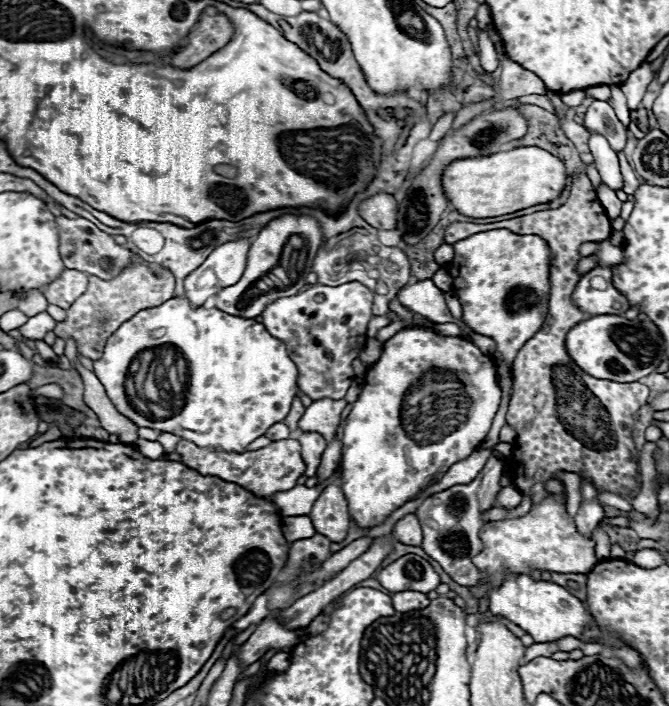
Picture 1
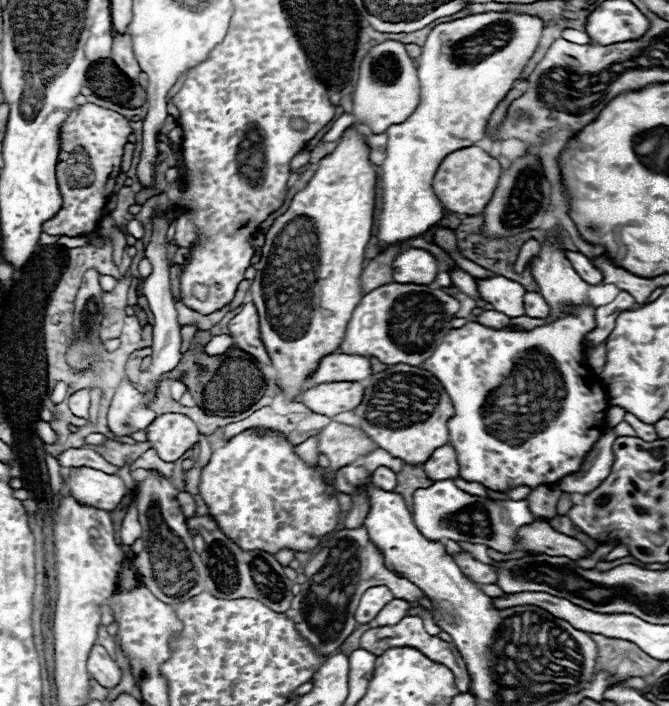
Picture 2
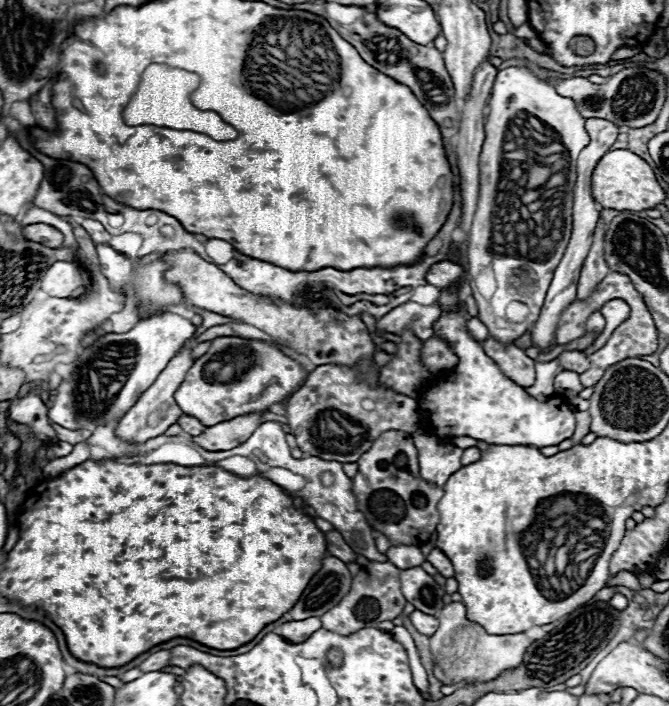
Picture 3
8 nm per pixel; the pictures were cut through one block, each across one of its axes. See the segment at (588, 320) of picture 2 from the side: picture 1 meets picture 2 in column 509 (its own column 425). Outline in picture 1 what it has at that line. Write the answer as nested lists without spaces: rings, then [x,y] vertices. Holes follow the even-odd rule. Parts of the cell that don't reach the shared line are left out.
[[[402,328],[386,340],[380,360],[366,372],[366,384],[354,402],[348,424],[342,432],[342,490],[352,520],[360,528],[382,524],[384,518],[404,506],[418,492],[436,484],[452,464],[468,458],[484,442],[492,418],[498,412],[500,396],[502,392],[496,382],[494,360],[482,354],[466,338],[440,336],[424,328]],[[430,398],[430,404],[422,404]],[[388,436],[394,438],[394,446],[388,446]]]

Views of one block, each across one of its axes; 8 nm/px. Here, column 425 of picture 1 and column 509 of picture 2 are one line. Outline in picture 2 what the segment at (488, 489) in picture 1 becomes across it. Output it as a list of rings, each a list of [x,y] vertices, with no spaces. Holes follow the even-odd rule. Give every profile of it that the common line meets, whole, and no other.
[[[440,480],[428,488],[418,488],[414,492],[412,504],[412,520],[416,528],[420,528],[422,536],[428,540],[456,540],[456,542],[470,542],[470,544],[484,544],[498,552],[512,552],[516,550],[514,534],[520,526],[530,524],[534,516],[528,510],[526,500],[508,500],[508,502],[494,502],[490,498],[472,496],[460,488],[456,488],[454,480]]]

